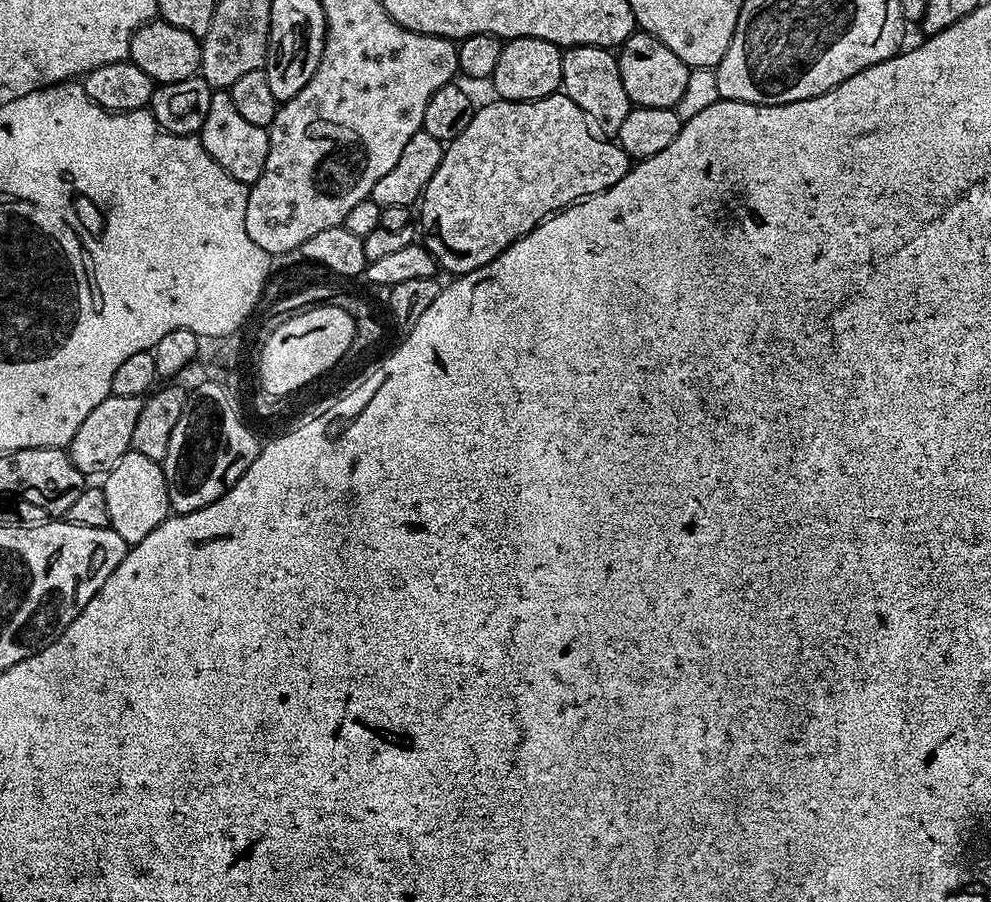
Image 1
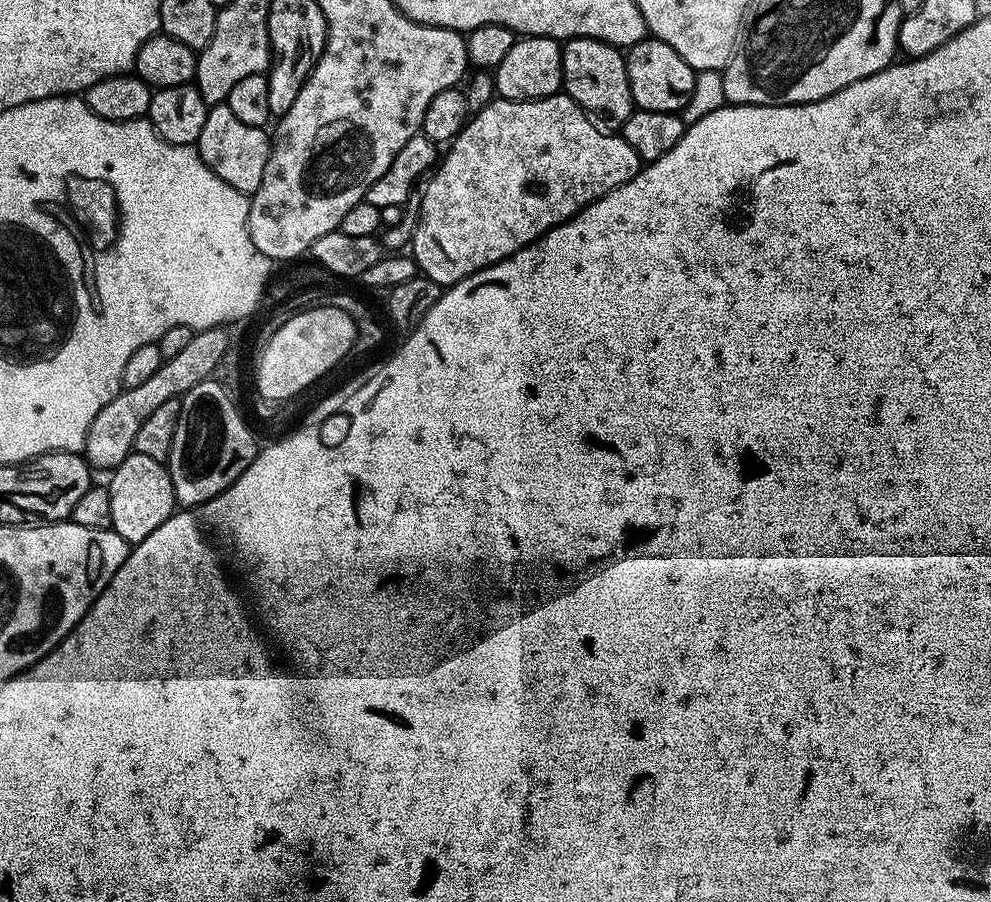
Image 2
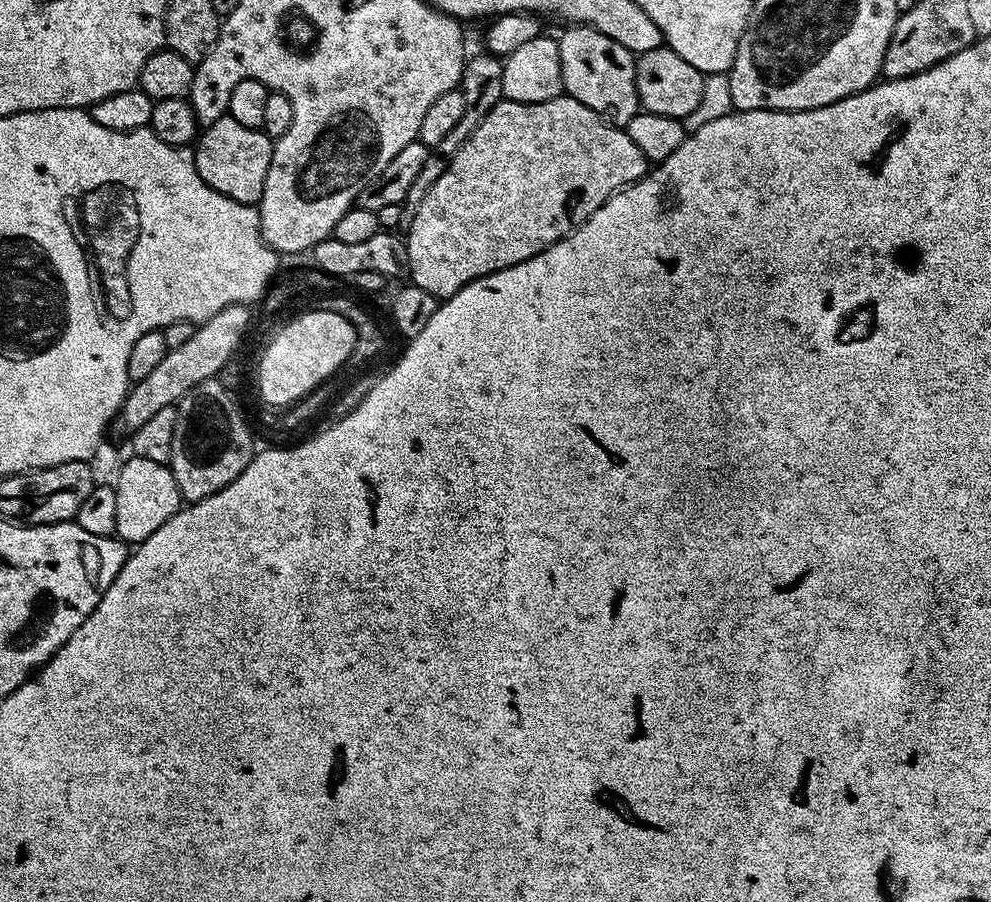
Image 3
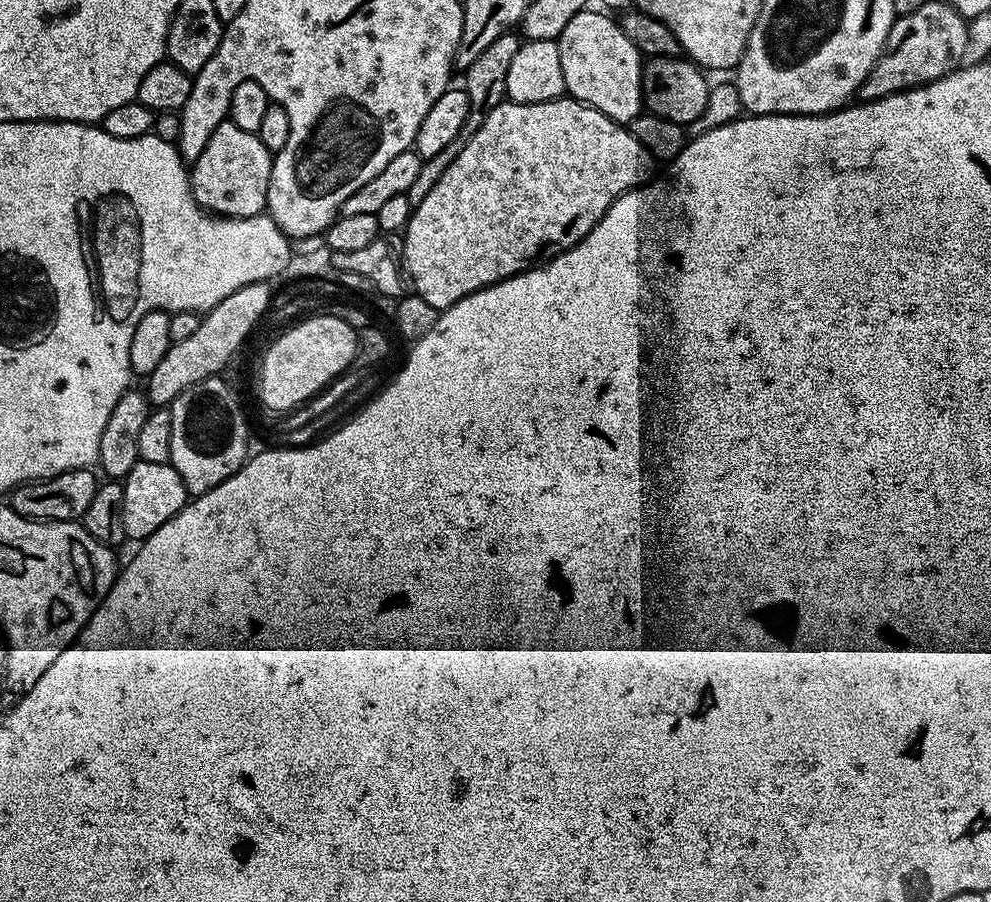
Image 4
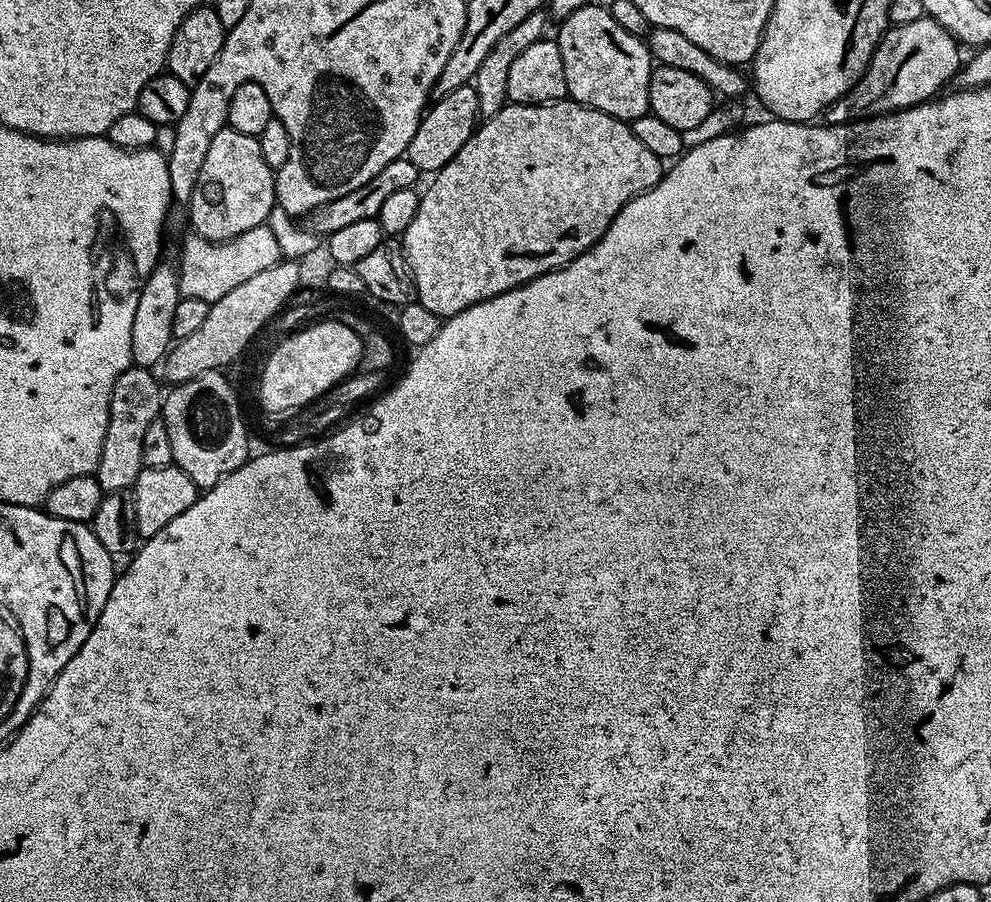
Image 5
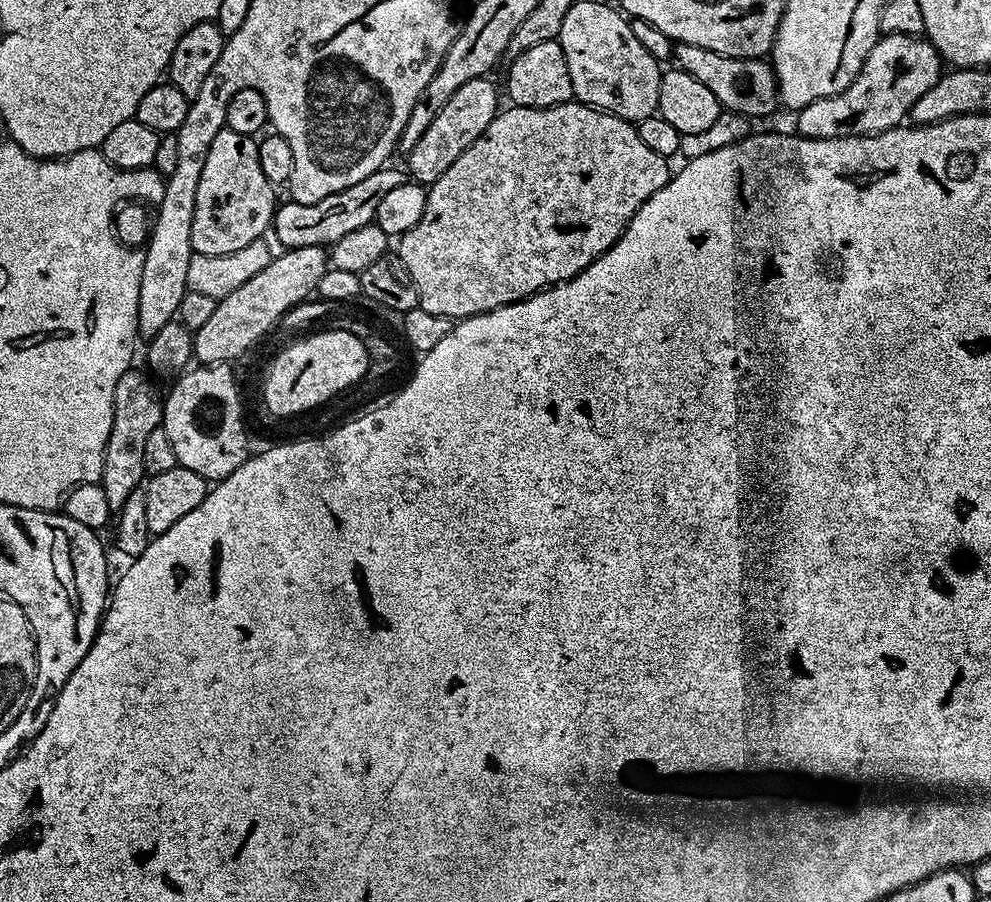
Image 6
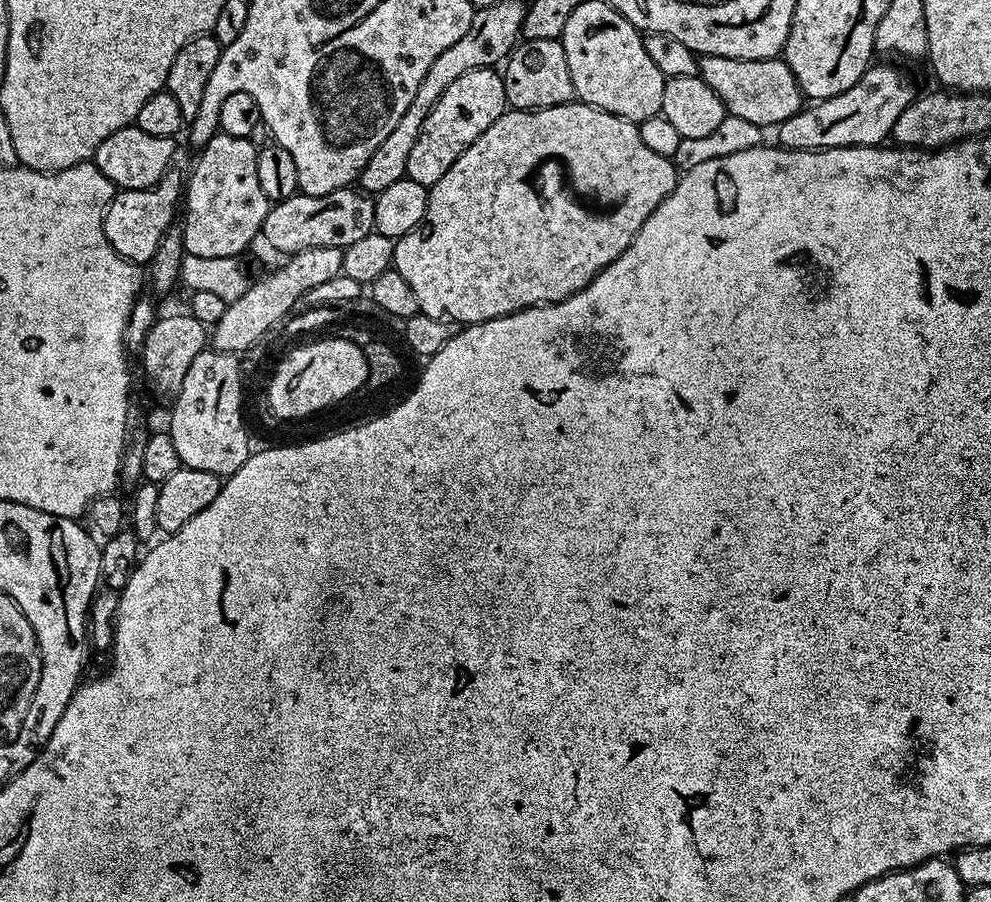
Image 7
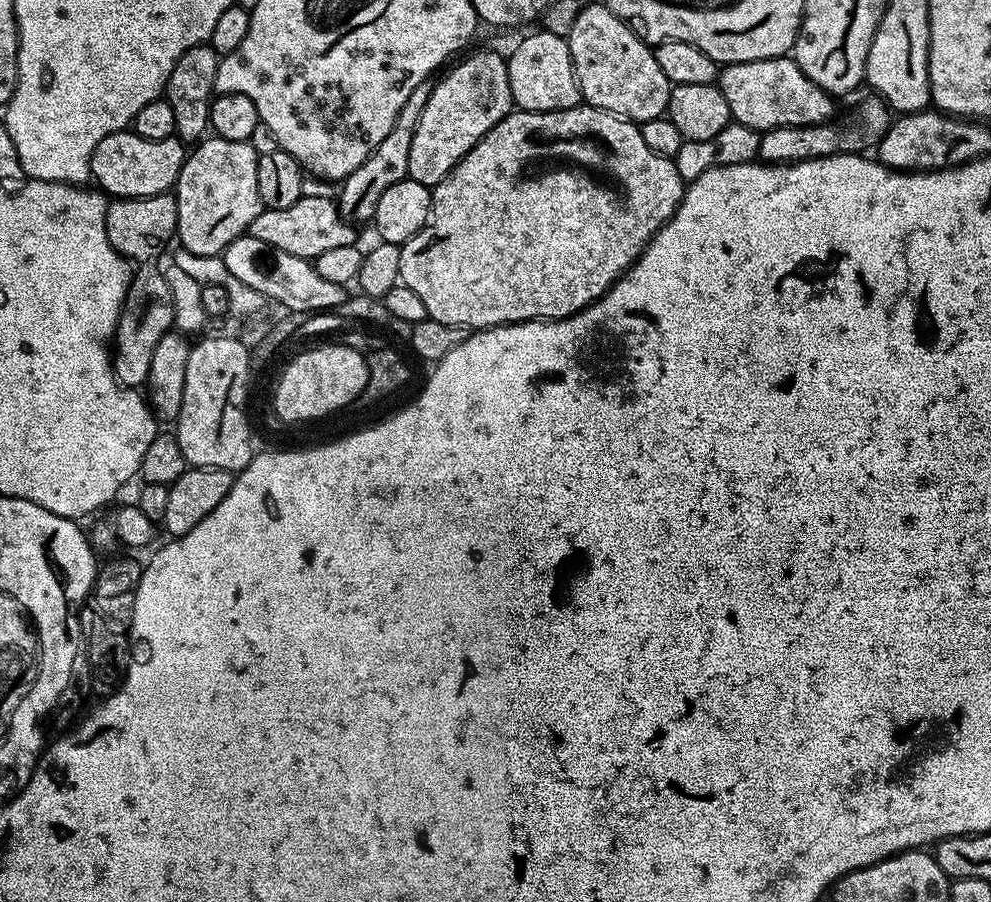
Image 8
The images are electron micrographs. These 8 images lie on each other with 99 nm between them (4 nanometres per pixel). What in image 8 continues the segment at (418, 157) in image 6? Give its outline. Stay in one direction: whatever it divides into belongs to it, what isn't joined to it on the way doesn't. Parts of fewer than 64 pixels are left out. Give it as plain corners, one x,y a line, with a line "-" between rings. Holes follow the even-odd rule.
471,52
460,58
465,60
457,59
443,73
445,76
432,84
432,93
414,130
414,142
410,142
408,179
422,182
427,188
442,182
457,162
514,108
507,59
496,52

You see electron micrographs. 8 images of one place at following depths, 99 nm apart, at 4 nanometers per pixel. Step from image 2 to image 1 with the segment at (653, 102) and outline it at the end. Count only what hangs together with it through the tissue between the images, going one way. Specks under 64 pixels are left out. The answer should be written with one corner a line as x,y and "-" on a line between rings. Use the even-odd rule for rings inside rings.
637,30
630,38
626,38
626,42
619,45
616,61
618,62
618,70
622,74
622,86
626,86
626,94
635,107
675,108
678,98
682,98
682,93
686,90
686,78
690,71
689,65
684,64
682,58
678,58
678,54
674,54
674,50
670,50
649,32

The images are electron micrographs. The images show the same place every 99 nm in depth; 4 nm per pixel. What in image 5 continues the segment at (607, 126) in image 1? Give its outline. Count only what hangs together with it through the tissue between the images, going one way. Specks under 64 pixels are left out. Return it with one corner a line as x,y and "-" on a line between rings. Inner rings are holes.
589,2
582,10
574,10
559,28
562,70
566,70
571,99
625,122
649,115
650,74
654,61
641,37
622,30
622,26
614,22
611,11
607,7
599,8
596,2

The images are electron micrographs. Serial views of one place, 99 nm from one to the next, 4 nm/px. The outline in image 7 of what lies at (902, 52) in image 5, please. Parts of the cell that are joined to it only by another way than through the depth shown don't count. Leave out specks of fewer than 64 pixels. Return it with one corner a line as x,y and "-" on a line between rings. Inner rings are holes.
873,63
842,94
834,94
825,100
817,100
801,107
798,114
775,125
775,143
781,148
806,150
807,148
870,148
880,146
892,135
894,122
902,110
914,99
912,84
895,68
895,63
-
809,107
809,108
808,108
-
885,139
885,140
884,140

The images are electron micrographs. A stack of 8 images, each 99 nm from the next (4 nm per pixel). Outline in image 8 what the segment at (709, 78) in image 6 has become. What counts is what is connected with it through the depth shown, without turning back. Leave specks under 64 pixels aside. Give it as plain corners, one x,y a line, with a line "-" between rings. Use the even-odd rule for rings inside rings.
787,55
769,60
725,64
718,72
718,87
735,123
755,128
763,134
778,126
806,126
826,124
833,119
837,101
832,93
822,90
804,71
795,59

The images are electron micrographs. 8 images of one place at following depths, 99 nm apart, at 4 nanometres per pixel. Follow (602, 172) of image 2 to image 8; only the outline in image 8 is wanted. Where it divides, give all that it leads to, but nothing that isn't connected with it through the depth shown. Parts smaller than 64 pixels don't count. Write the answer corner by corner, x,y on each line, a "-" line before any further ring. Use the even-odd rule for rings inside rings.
577,106
570,110
558,110
557,112
522,112
513,110
509,112
506,118
502,118
502,122
498,122
498,126
494,126
487,132
475,146
467,152
460,161
454,166
454,170
450,170
450,174
446,174
446,178
442,178
442,182
438,182
432,189
432,205
430,206
430,214
426,218
426,222
422,226
422,230
418,230
418,234
414,234
414,238
410,238
400,250
400,283
410,286
410,290
414,290
414,294
418,294
418,298
422,298
428,311
428,319
437,320
438,322
446,322
450,326
462,326
469,330
483,330
485,328
500,328
504,324
521,324
527,320
564,320
568,316
573,316
575,312
581,312
586,306
597,303
601,296
605,296
611,290
613,284
640,259
644,249
648,247
649,242
656,237
656,233
660,231
663,224
667,224
675,212
676,207
680,204
680,199
684,197
686,181
680,177
676,169
675,159
663,156
662,154
654,154
654,150
650,150
650,146
646,146
645,140
640,133
640,124
625,120
623,116
615,116
613,112
607,112
601,108
593,108
591,106

